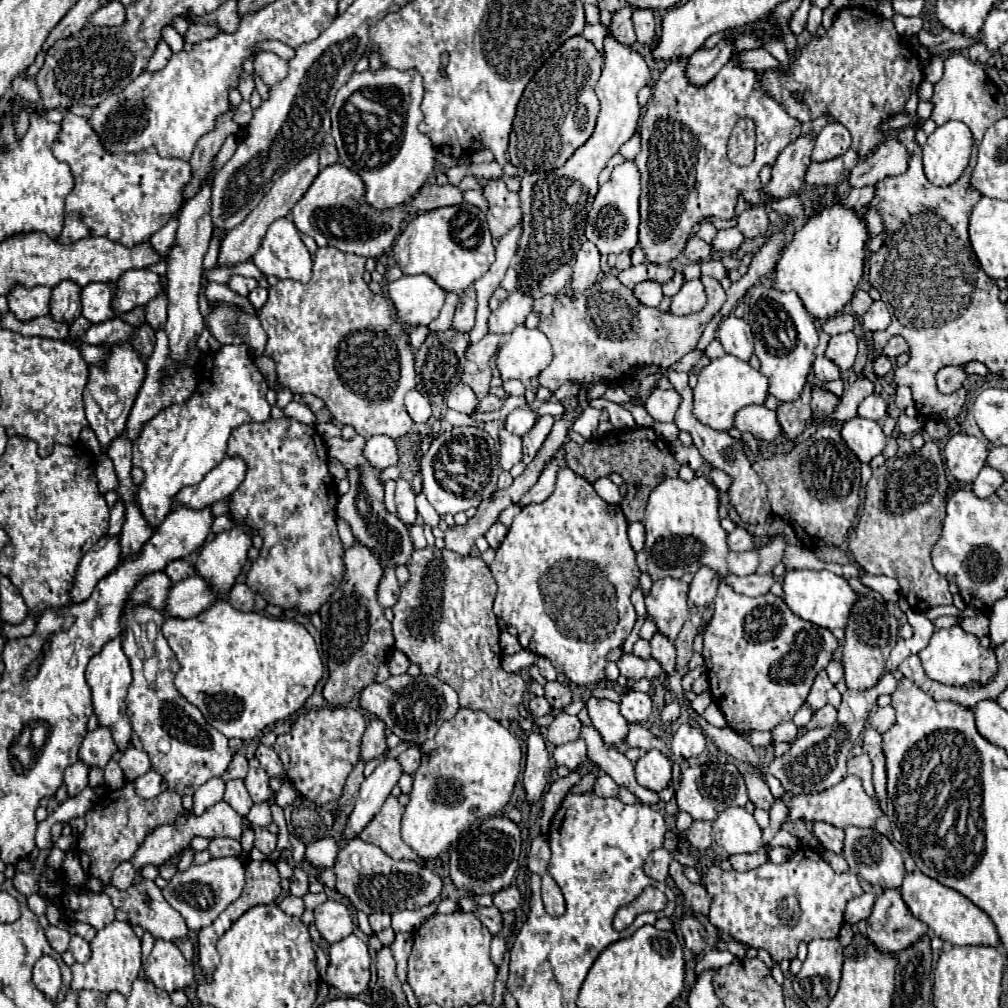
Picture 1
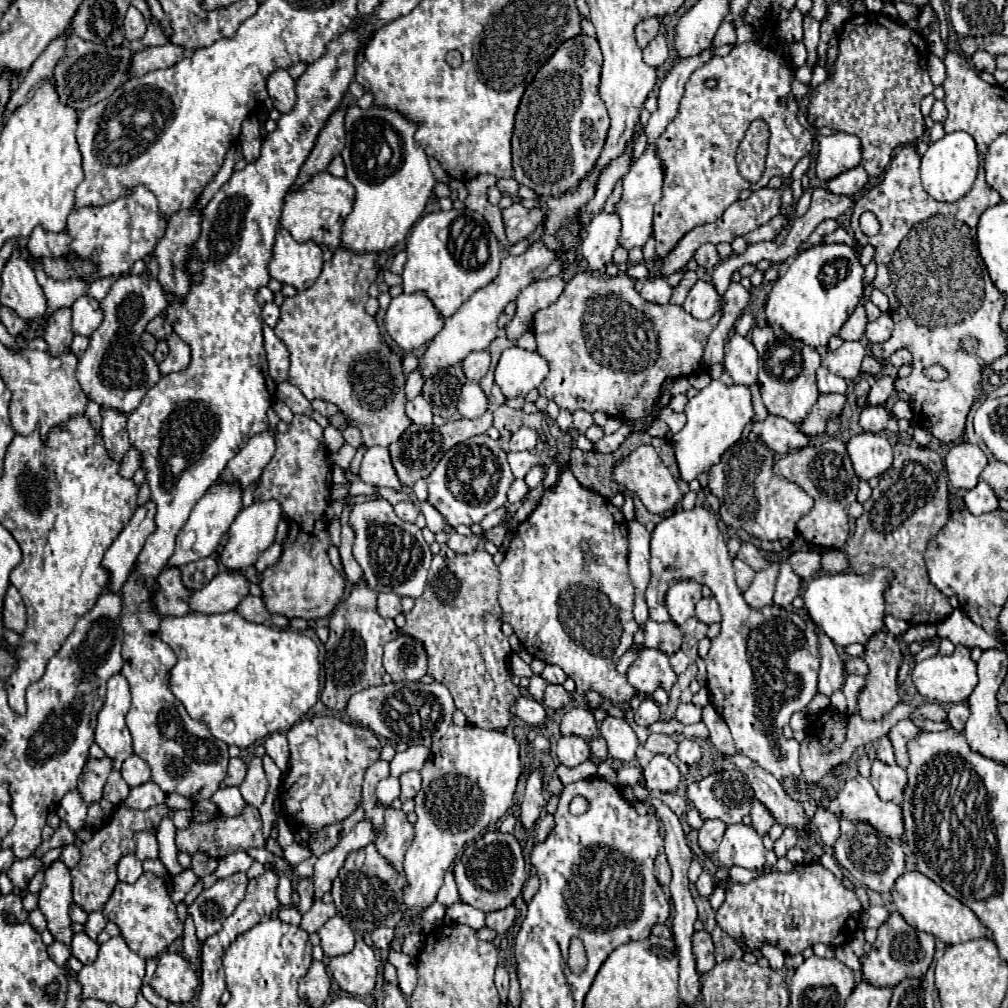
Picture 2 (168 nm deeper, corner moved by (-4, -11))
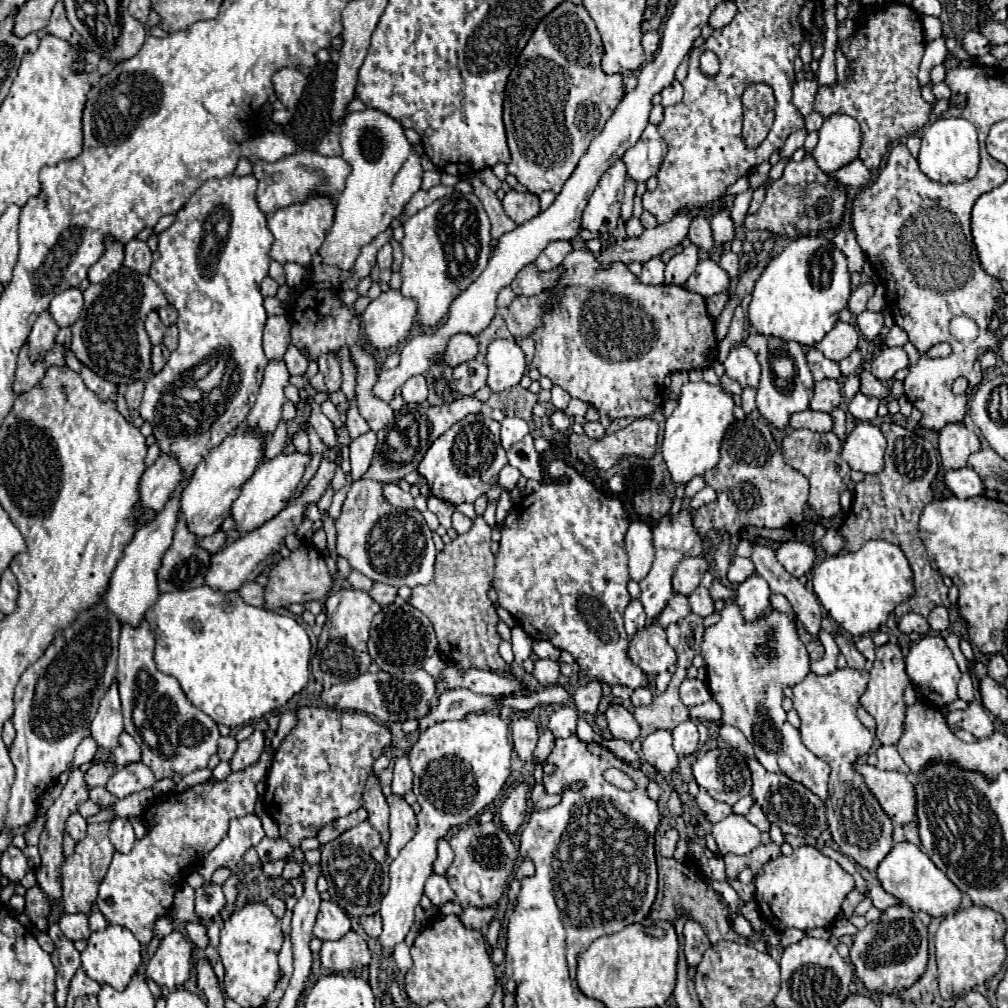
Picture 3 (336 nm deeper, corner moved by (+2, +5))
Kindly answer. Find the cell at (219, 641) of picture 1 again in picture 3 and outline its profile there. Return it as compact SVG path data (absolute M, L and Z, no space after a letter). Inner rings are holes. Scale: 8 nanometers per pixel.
M210 586L192 588L192 590L186 590L186 592L166 592L166 594L160 594L160 598L156 600L156 604L146 612L146 622L150 624L152 634L156 638L154 660L156 660L158 670L164 672L164 674L168 674L168 676L174 676L180 682L186 698L196 708L200 708L202 712L206 712L216 724L226 724L230 728L238 728L238 726L256 722L264 714L282 708L294 694L298 694L308 684L308 676L310 676L310 640L308 640L308 634L302 628L302 624L294 620L294 618L290 618L290 616L284 616L284 614L278 614L278 612L270 612L270 610L264 610L264 608L250 606L250 604L246 604L240 598L238 592L218 592L218 590L212 590Z

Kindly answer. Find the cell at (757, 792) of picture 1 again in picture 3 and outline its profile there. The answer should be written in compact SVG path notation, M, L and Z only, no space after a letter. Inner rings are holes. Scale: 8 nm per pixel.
M752 804L752 808L750 808L750 812L746 814L746 818L748 818L748 822L752 822L760 832L768 832L768 830L770 830L770 822L766 820L766 816L764 816L764 812L758 808L758 804Z

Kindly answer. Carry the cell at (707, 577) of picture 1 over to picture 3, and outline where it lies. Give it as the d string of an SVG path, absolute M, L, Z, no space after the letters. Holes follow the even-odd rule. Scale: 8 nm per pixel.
M698 586L698 588L688 596L688 600L690 600L692 612L698 614L698 616L702 616L702 618L706 618L706 616L710 616L710 614L714 612L714 600L710 598L710 592L708 592L704 586Z

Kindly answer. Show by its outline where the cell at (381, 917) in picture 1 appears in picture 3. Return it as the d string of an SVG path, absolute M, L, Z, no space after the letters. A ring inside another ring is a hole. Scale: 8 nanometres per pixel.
M378 914L362 916L362 918L360 918L360 926L364 928L364 932L366 932L370 938L378 938L380 932L382 932L382 918L380 918Z

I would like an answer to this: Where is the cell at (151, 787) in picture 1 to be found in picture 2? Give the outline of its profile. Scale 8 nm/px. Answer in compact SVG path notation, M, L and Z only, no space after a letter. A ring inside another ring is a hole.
M146 782L142 786L136 786L130 790L130 796L122 802L128 808L136 808L136 810L148 810L156 804L162 804L166 798L166 794L160 790L160 786L156 782Z

